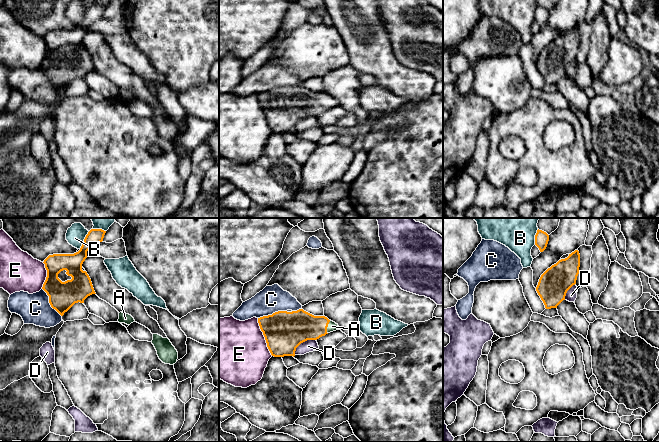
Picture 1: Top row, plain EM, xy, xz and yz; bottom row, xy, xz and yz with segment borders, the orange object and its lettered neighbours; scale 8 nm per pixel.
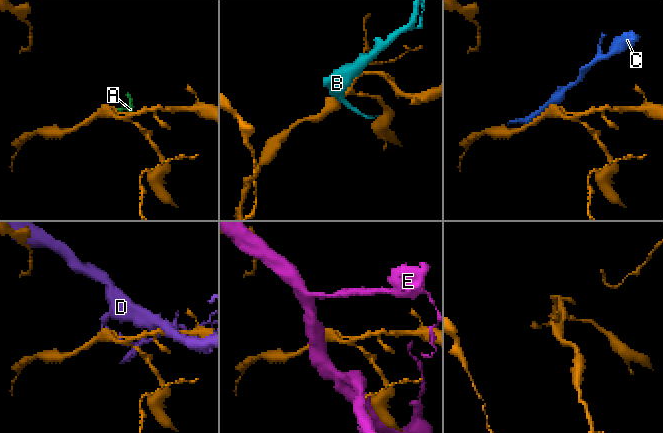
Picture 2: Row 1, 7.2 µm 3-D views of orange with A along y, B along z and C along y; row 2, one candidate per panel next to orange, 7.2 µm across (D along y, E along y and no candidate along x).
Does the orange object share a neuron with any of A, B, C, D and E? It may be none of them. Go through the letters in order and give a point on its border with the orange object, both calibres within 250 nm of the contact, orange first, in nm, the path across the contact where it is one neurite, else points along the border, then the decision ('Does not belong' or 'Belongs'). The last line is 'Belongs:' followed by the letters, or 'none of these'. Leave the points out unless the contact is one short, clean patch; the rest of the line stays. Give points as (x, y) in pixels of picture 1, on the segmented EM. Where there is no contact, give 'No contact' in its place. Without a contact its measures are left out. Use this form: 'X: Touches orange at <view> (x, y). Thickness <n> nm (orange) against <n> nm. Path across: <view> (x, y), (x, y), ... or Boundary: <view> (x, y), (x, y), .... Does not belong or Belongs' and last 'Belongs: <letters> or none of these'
A: Touches orange at xz (327, 326). Thickness 260 nm (orange) against 80 nm. Path across: xz (296, 327), (327, 326), (332, 326). Belongs
B: Touches orange at xy (84, 240). Thickness 160 nm (orange) against 150 nm. Boundary: xy (89, 231), (79, 248). Does not belong
C: Touches orange at xy (49, 302). Thickness 220 nm (orange) against 240 nm. Does not belong
D: Touches orange at xz (302, 342). Thickness 320 nm (orange) against 100 nm. Does not belong
E: Touches orange at xz (264, 336). Thickness 320 nm (orange) against 480 nm. Does not belong
Belongs: A

